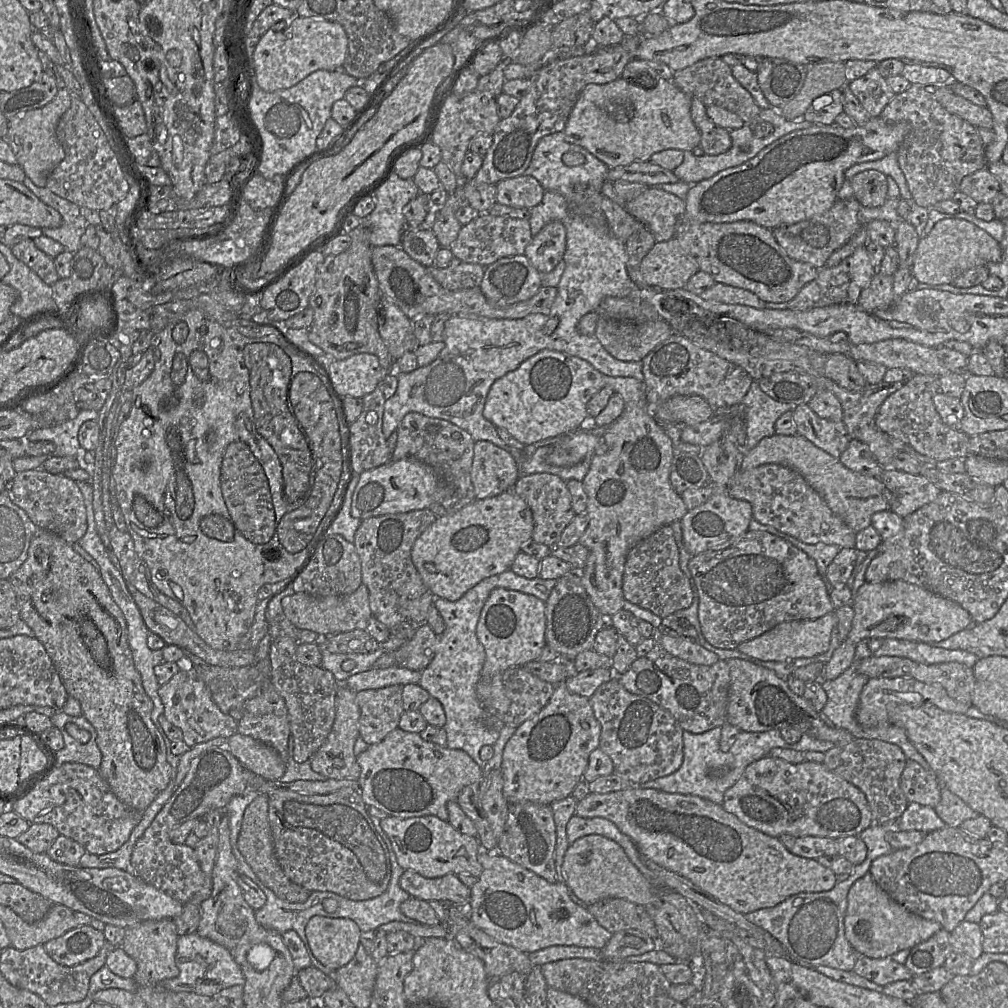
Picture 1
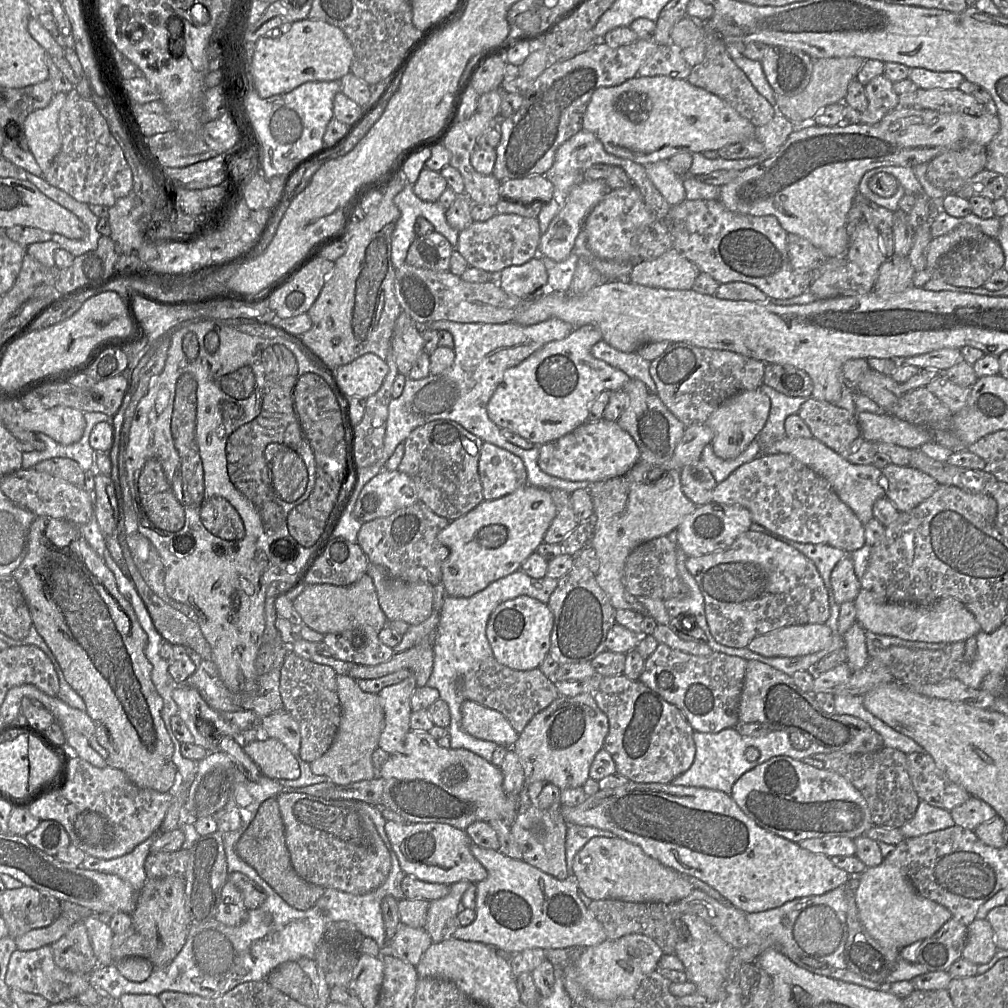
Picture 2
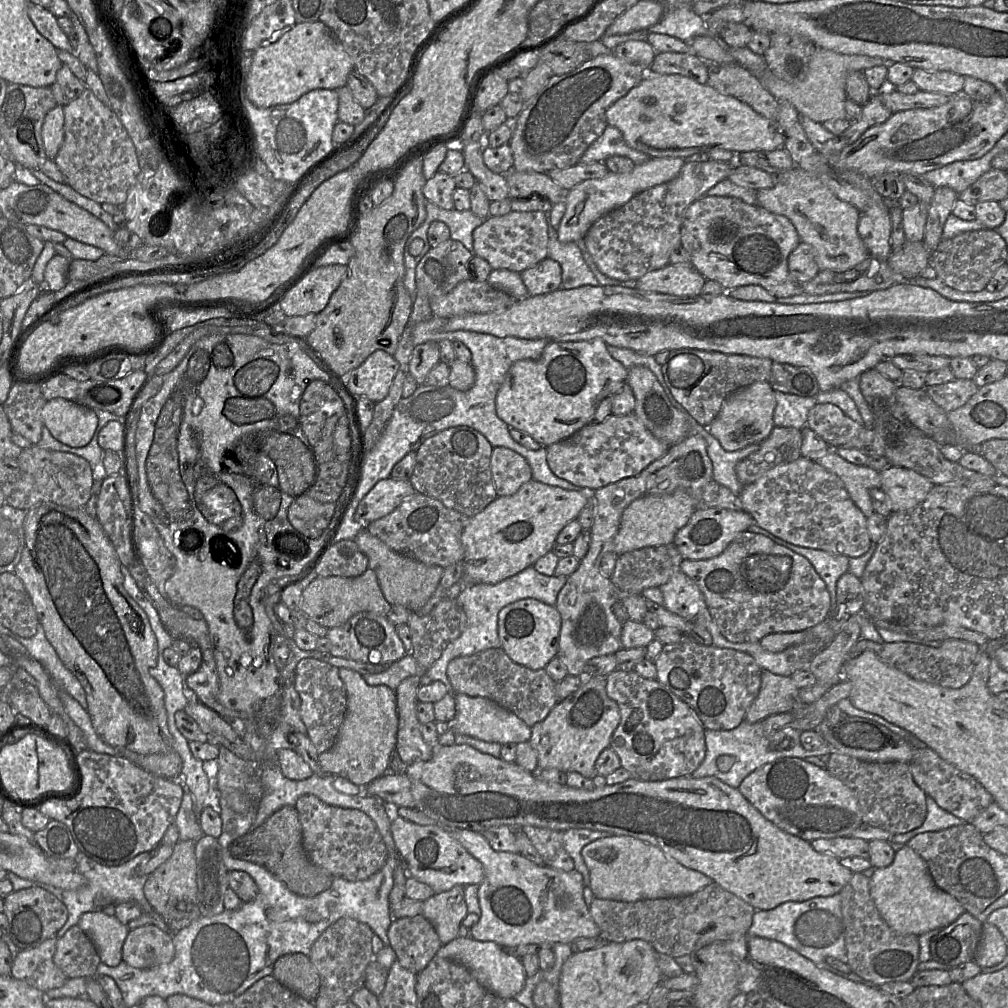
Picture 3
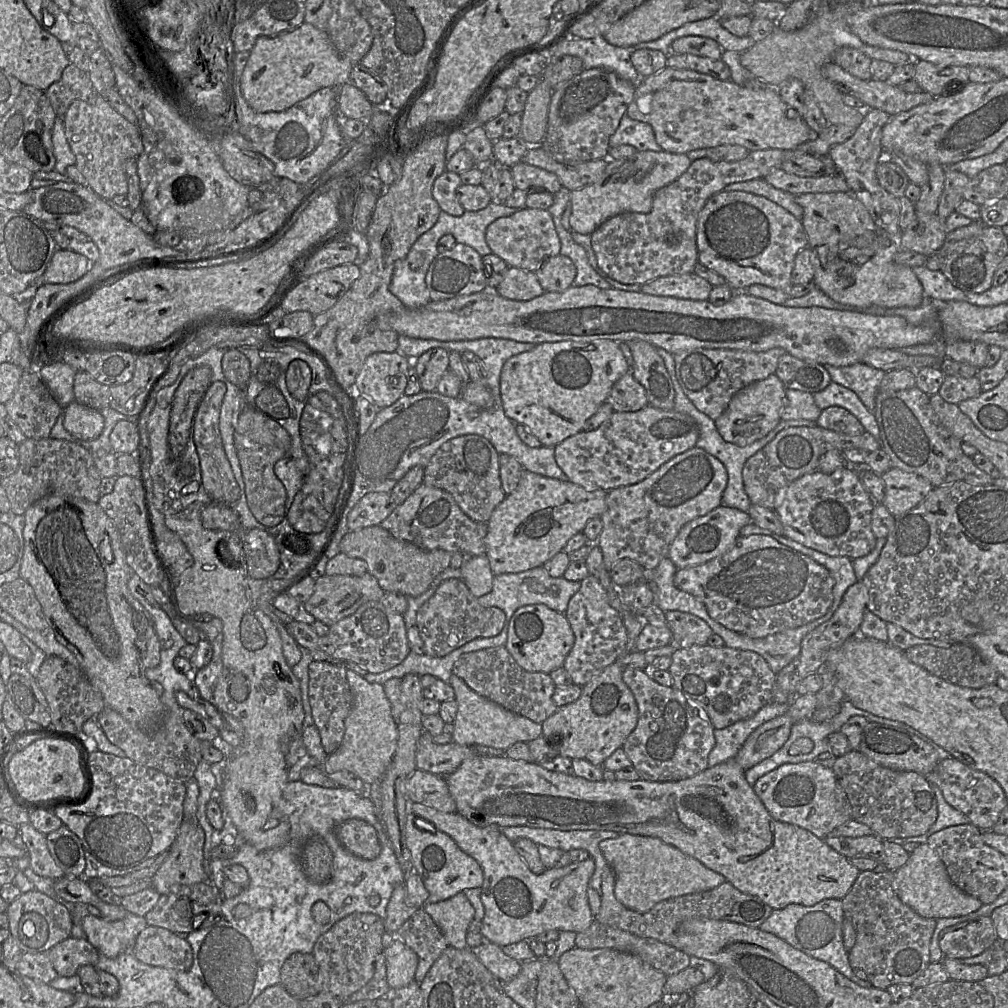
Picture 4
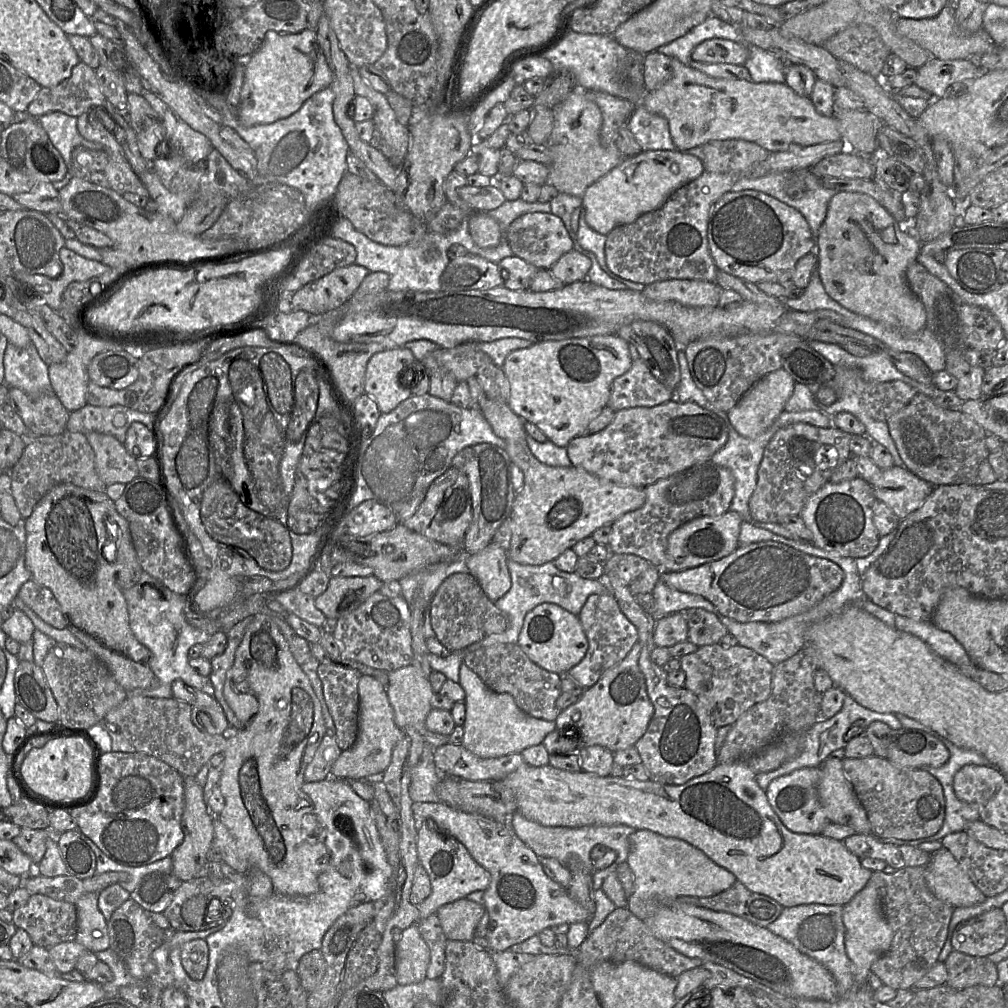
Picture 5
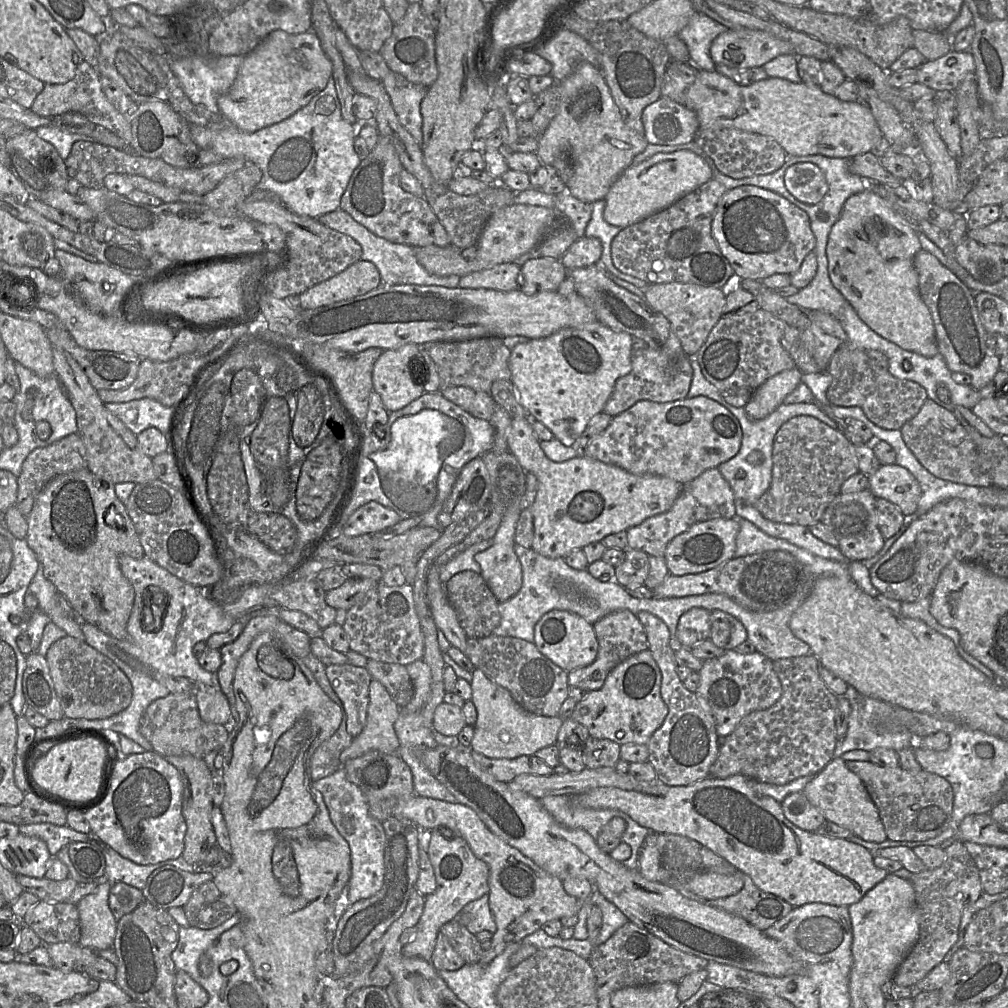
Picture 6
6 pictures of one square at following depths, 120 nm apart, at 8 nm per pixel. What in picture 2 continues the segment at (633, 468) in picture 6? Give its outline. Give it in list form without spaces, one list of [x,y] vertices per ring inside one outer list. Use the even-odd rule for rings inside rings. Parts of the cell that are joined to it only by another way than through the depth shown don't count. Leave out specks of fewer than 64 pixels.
[[[587,421],[565,436],[539,447],[538,465],[550,476],[590,484],[624,476],[639,461],[633,438],[617,422]]]

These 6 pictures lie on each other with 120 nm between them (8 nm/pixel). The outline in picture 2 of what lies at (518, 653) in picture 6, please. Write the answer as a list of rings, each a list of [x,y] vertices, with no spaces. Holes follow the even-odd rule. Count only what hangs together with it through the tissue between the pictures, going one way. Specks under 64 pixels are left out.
[[[494,657],[484,661],[477,670],[471,670],[461,677],[461,694],[465,700],[500,712],[519,734],[537,713],[560,696],[556,685],[538,668],[519,671],[500,664]]]

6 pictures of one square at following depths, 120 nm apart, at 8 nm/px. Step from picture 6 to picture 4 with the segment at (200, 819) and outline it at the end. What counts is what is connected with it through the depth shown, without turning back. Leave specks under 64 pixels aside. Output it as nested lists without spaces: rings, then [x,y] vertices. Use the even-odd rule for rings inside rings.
[[[183,819],[167,858],[152,876],[151,886],[164,895],[181,885],[209,881],[204,869],[204,842],[205,833],[197,820]]]

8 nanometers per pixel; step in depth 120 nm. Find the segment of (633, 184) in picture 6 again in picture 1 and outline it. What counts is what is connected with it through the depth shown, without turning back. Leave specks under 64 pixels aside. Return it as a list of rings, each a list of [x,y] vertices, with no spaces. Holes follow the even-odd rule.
[[[606,181],[601,193],[617,204],[625,206],[632,216],[646,226],[656,242],[674,238],[678,223],[685,214],[684,200],[660,187],[650,187],[626,203],[616,195],[613,182]],[[552,221],[542,228],[533,237],[532,241],[525,249],[524,255],[528,258],[533,267],[541,274],[551,272],[563,259],[566,250],[566,228],[560,221]]]

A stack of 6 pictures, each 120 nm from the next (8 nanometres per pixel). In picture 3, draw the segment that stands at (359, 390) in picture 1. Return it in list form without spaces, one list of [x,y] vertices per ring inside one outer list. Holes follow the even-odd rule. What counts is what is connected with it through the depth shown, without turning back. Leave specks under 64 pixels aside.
[[[376,350],[361,365],[342,377],[358,397],[366,397],[376,403],[387,396],[398,368],[393,355]]]

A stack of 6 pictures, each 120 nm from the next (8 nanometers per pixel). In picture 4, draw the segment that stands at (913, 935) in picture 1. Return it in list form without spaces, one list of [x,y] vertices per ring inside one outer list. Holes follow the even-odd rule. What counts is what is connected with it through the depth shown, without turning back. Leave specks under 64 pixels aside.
[[[926,843],[918,845],[907,862],[894,871],[893,889],[901,901],[925,918],[950,918],[970,914],[983,906],[977,898],[958,888],[949,878],[938,854]]]

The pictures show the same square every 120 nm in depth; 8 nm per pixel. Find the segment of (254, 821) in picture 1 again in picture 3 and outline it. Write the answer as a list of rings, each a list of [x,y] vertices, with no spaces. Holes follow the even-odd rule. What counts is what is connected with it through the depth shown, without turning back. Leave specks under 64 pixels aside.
[[[284,806],[274,812],[262,825],[235,839],[229,850],[233,858],[264,867],[291,892],[302,897],[312,898],[329,890],[335,878],[308,858],[303,847],[299,815],[294,807]]]

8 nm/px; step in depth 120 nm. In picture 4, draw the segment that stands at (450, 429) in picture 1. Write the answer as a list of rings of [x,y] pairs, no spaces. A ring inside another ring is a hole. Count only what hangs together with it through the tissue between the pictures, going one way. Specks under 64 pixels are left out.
[[[474,434],[457,436],[442,444],[424,467],[423,484],[451,494],[461,510],[480,523],[487,523],[495,508],[507,496],[499,476],[499,453],[487,439]]]

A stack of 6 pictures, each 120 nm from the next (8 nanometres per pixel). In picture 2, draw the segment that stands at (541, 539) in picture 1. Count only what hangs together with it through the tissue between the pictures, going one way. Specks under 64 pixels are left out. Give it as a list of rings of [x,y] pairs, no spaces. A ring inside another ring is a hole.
[[[560,489],[549,490],[556,506],[556,516],[544,535],[544,542],[560,544],[578,525],[570,494]]]

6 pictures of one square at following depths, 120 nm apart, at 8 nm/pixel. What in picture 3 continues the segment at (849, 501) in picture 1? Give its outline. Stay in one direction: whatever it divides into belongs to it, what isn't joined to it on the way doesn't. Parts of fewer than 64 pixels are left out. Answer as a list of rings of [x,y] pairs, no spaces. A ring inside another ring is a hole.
[[[829,450],[815,462],[843,481],[850,498],[867,518],[874,513],[870,490],[881,487],[880,472],[848,462],[835,450]]]

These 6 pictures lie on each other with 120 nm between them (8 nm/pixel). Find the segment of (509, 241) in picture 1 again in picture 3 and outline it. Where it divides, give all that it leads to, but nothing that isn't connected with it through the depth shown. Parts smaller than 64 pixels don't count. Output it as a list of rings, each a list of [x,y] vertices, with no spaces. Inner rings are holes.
[[[510,211],[502,216],[490,216],[473,231],[473,255],[485,259],[493,270],[505,269],[521,273],[548,256],[548,221],[547,214],[540,211]]]

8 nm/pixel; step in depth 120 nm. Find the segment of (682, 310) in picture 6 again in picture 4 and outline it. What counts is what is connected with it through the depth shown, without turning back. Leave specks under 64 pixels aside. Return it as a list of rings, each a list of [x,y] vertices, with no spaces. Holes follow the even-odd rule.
[[[694,273],[658,277],[641,286],[641,292],[655,296],[680,299],[708,300],[713,288],[708,281]]]

